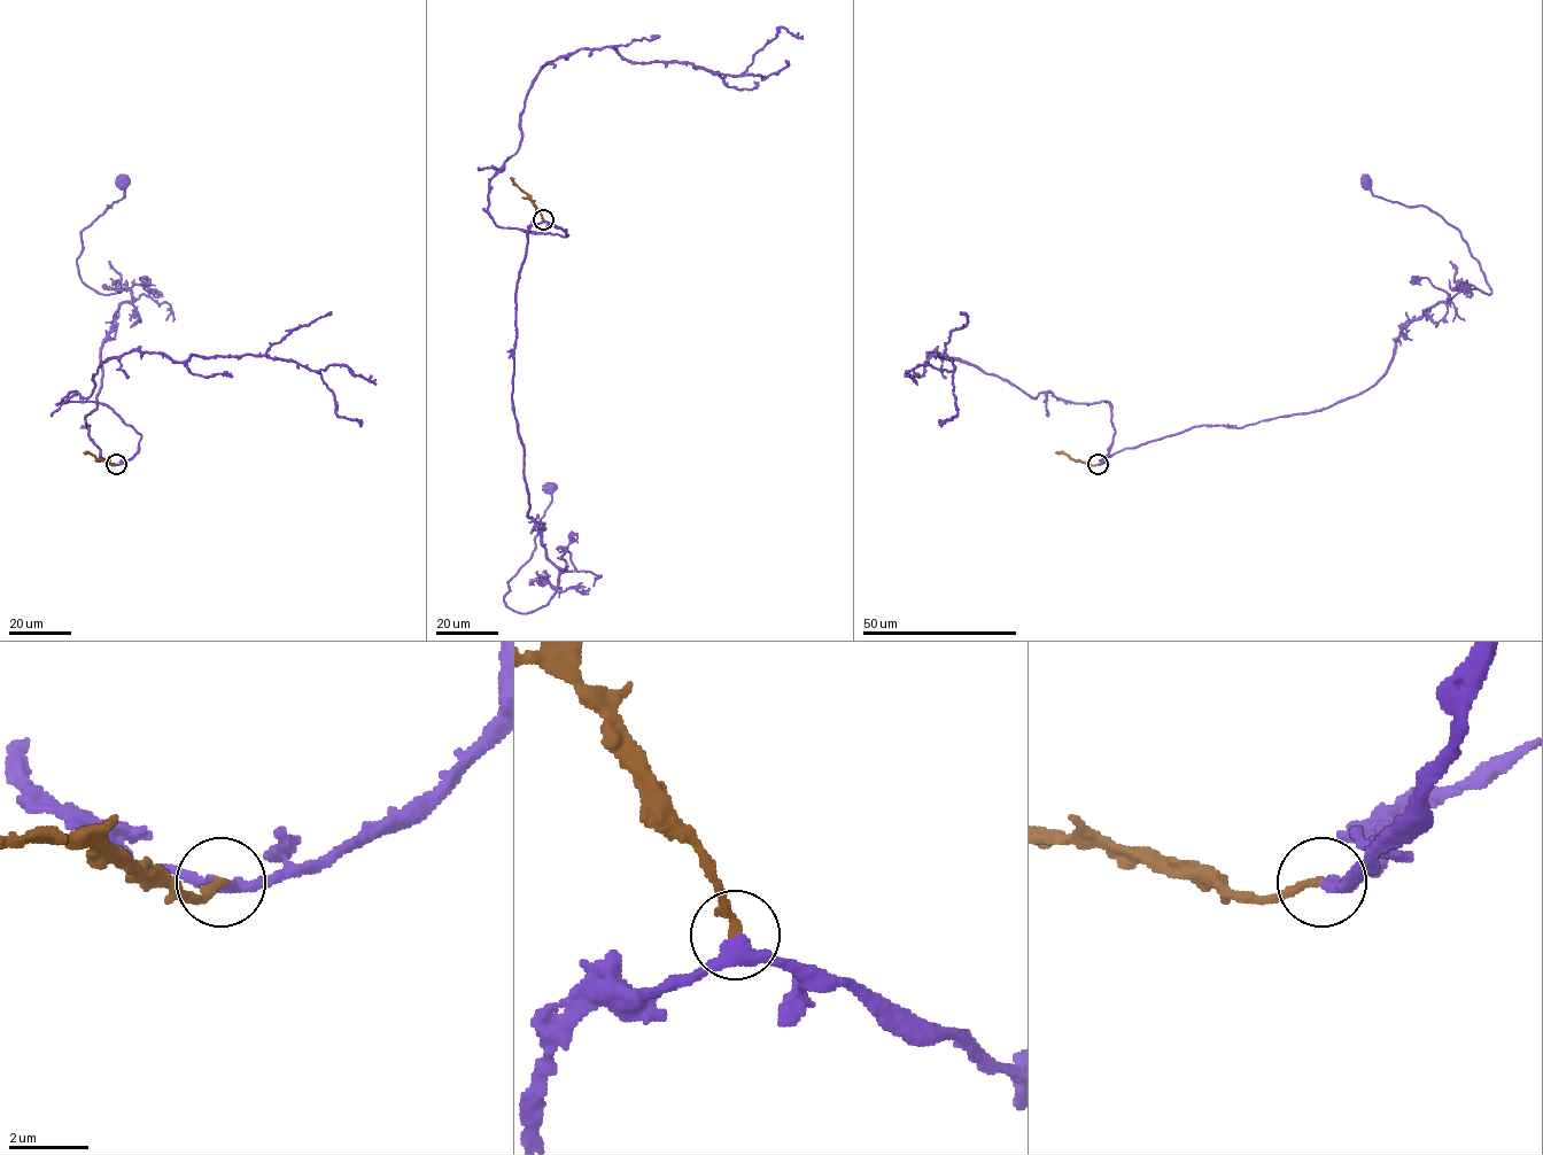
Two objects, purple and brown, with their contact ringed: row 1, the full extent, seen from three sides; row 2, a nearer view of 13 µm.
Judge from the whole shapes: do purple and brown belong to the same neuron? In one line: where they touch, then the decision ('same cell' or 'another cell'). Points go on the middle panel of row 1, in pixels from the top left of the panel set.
at (543, 219); same cell

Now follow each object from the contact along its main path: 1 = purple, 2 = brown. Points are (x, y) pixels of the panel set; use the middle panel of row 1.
1: (543, 219), (517, 286), (512, 409), (528, 513), (559, 580), (545, 605), (519, 613), (504, 597), (549, 489)
2: (543, 219), (530, 198), (511, 177)

